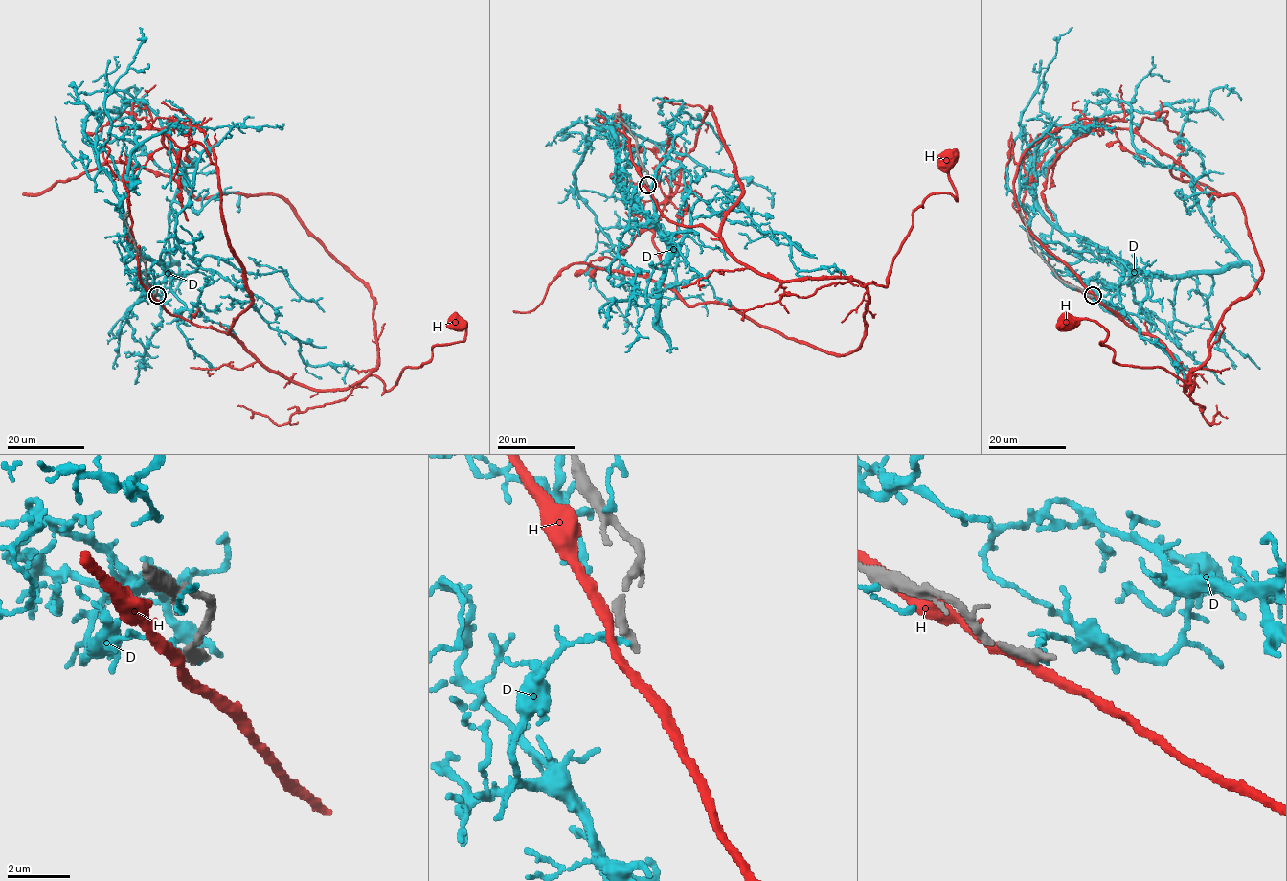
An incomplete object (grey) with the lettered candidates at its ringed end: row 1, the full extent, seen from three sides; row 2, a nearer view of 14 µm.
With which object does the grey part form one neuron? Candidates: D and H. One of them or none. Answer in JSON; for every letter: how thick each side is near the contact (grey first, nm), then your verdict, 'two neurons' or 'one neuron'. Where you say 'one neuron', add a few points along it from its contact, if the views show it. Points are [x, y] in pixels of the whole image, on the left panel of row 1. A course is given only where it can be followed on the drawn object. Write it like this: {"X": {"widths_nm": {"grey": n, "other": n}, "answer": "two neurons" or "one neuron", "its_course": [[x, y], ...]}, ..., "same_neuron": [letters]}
{"D": {"widths_nm": {"grey": 320, "other": 180}, "answer": "two neurons"}, "H": {"widths_nm": {"grey": 260, "other": 320}, "answer": "two neurons"}, "same_neuron": []}

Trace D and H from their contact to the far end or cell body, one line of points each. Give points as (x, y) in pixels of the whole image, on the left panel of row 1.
D: (155, 295), (142, 293), (176, 275), (169, 213), (185, 177), (99, 136), (134, 86), (132, 100)
H: (153, 295), (320, 390), (374, 375), (388, 391), (432, 349), (465, 337), (457, 321)

